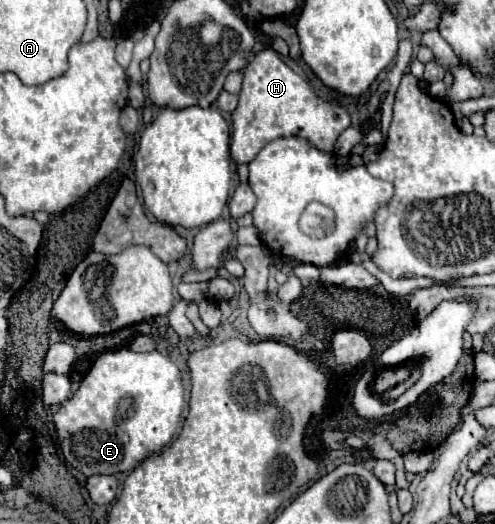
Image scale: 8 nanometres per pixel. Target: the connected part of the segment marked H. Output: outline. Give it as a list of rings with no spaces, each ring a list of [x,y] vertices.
[[[272,48],[260,50],[244,70],[240,102],[232,112],[230,154],[236,164],[248,164],[264,144],[280,136],[304,136],[324,152],[332,152],[342,130],[350,126],[348,112],[338,104],[328,104],[296,74]]]

